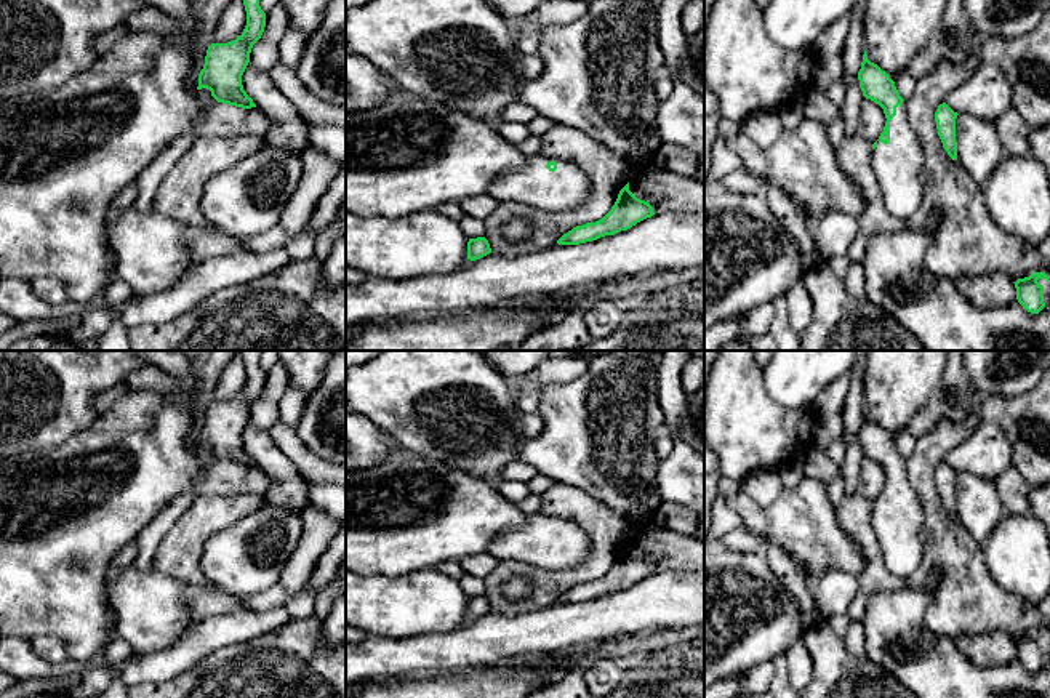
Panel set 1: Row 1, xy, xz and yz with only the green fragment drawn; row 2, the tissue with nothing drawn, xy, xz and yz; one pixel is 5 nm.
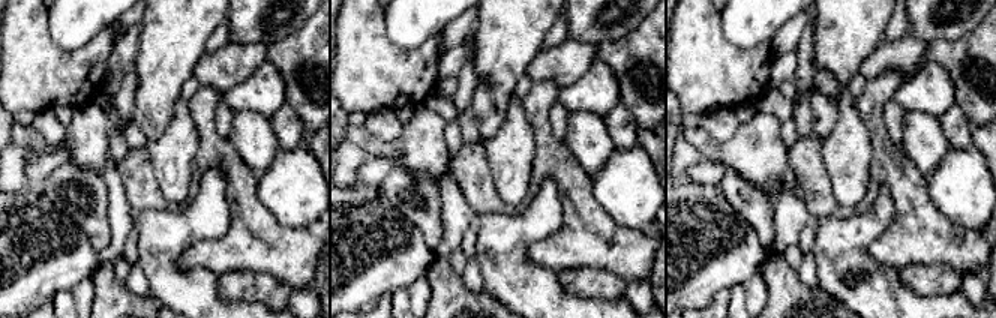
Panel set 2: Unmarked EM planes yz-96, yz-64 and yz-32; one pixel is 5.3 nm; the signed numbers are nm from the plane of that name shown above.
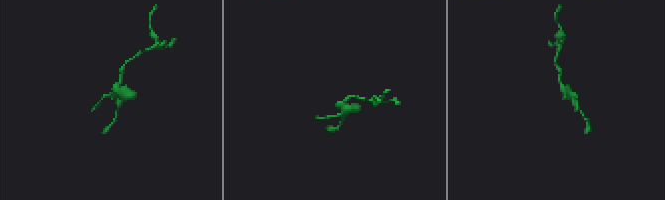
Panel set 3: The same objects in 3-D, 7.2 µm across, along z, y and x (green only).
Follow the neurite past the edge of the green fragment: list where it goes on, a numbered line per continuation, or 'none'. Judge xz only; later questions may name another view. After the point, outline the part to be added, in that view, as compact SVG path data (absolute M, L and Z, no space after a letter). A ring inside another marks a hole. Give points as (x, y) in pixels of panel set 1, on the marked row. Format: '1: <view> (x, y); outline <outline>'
1: xz (567, 188); outline M530 155L515 171L498 176L488 195L499 202L520 202L543 211L570 211L591 194L589 178L573 162Z

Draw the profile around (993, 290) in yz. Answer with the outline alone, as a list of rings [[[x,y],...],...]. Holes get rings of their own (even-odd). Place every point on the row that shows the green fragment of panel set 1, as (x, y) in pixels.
[[[1004,274],[965,275],[956,285],[976,307],[1007,307],[1018,301],[1013,280]]]

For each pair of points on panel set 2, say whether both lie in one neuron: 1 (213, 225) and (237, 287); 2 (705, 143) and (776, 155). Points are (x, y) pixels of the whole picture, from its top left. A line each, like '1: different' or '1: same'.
1: different
2: same

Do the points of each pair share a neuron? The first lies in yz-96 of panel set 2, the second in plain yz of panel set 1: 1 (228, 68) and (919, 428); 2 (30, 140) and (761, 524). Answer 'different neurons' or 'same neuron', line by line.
1: same neuron
2: same neuron

